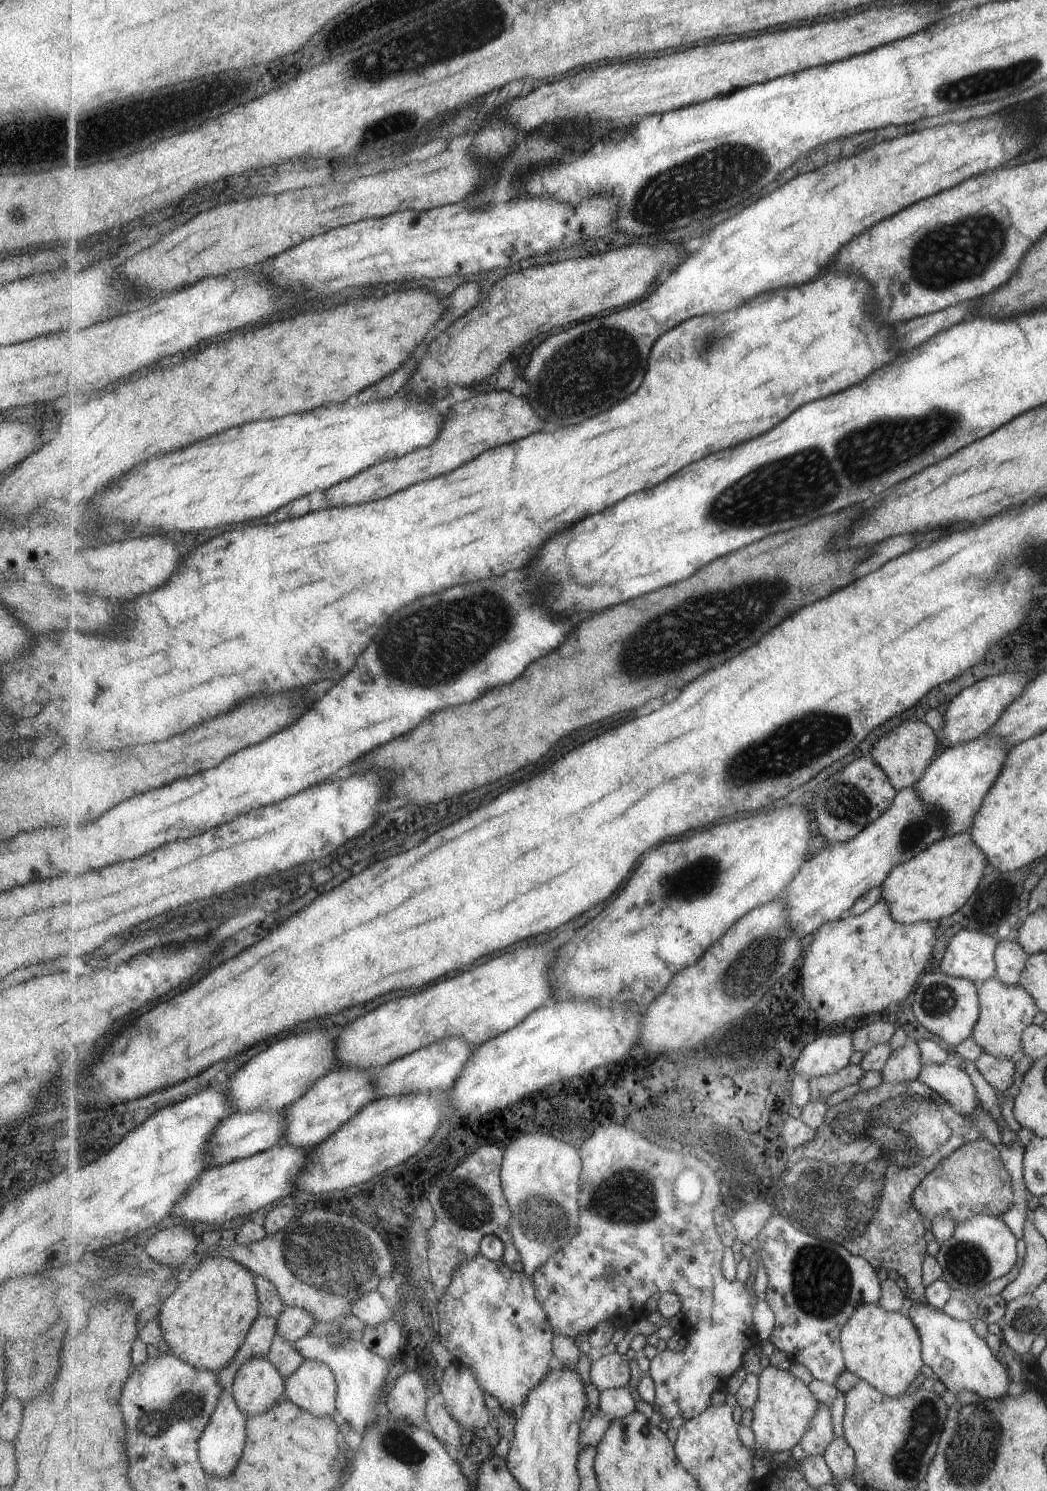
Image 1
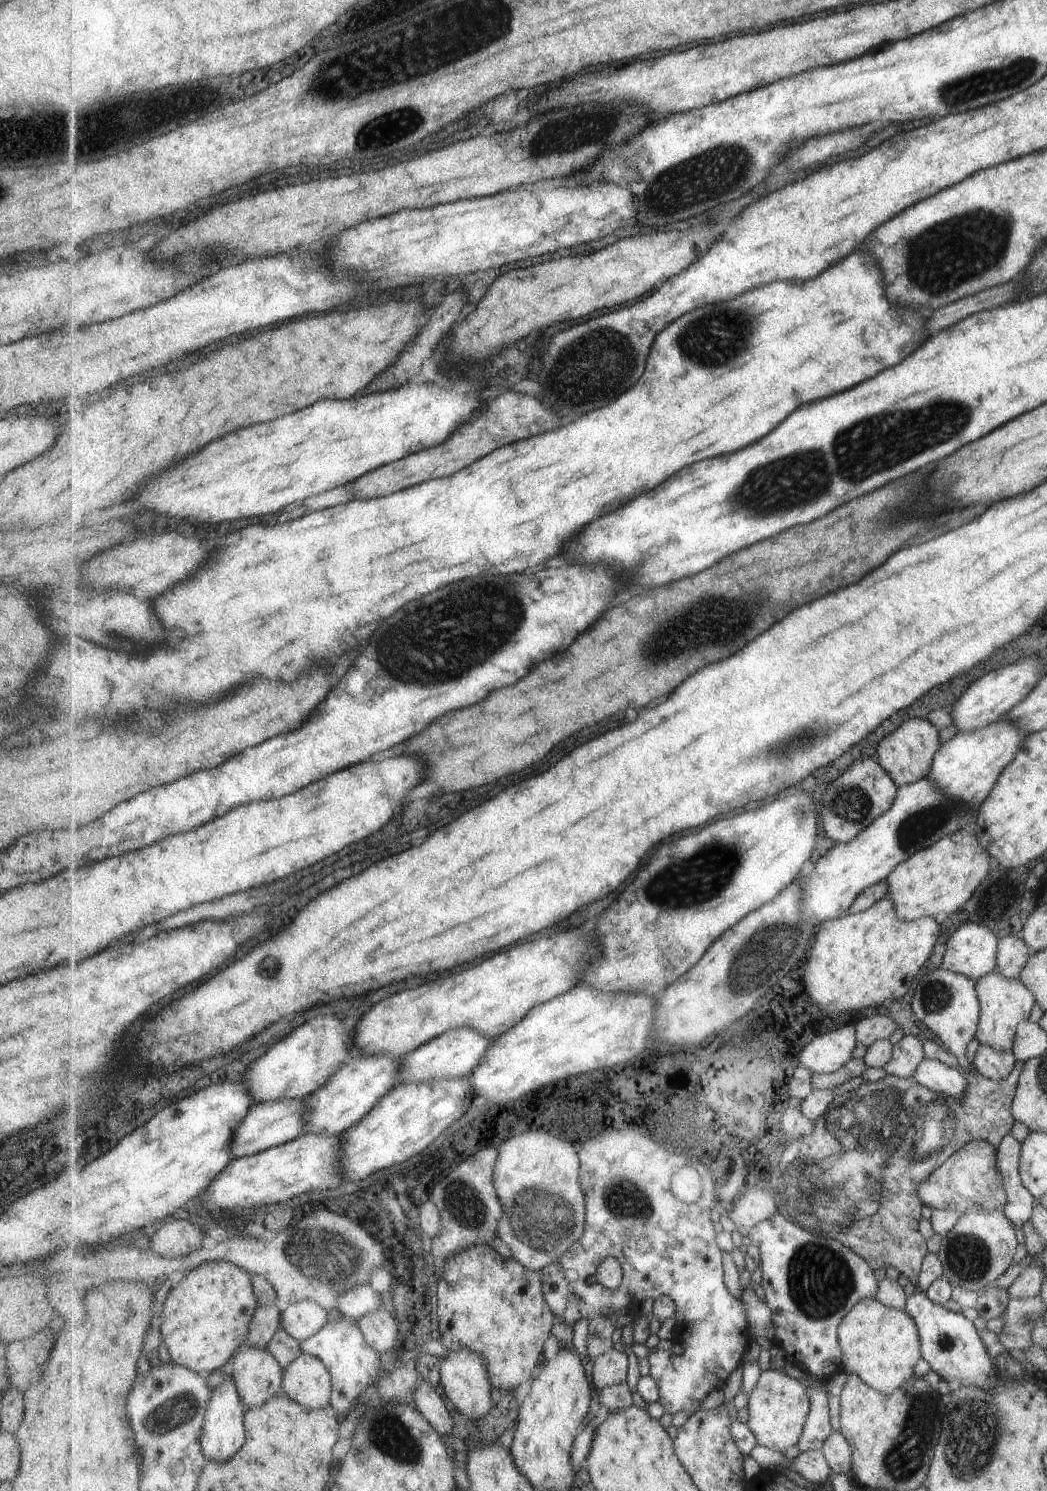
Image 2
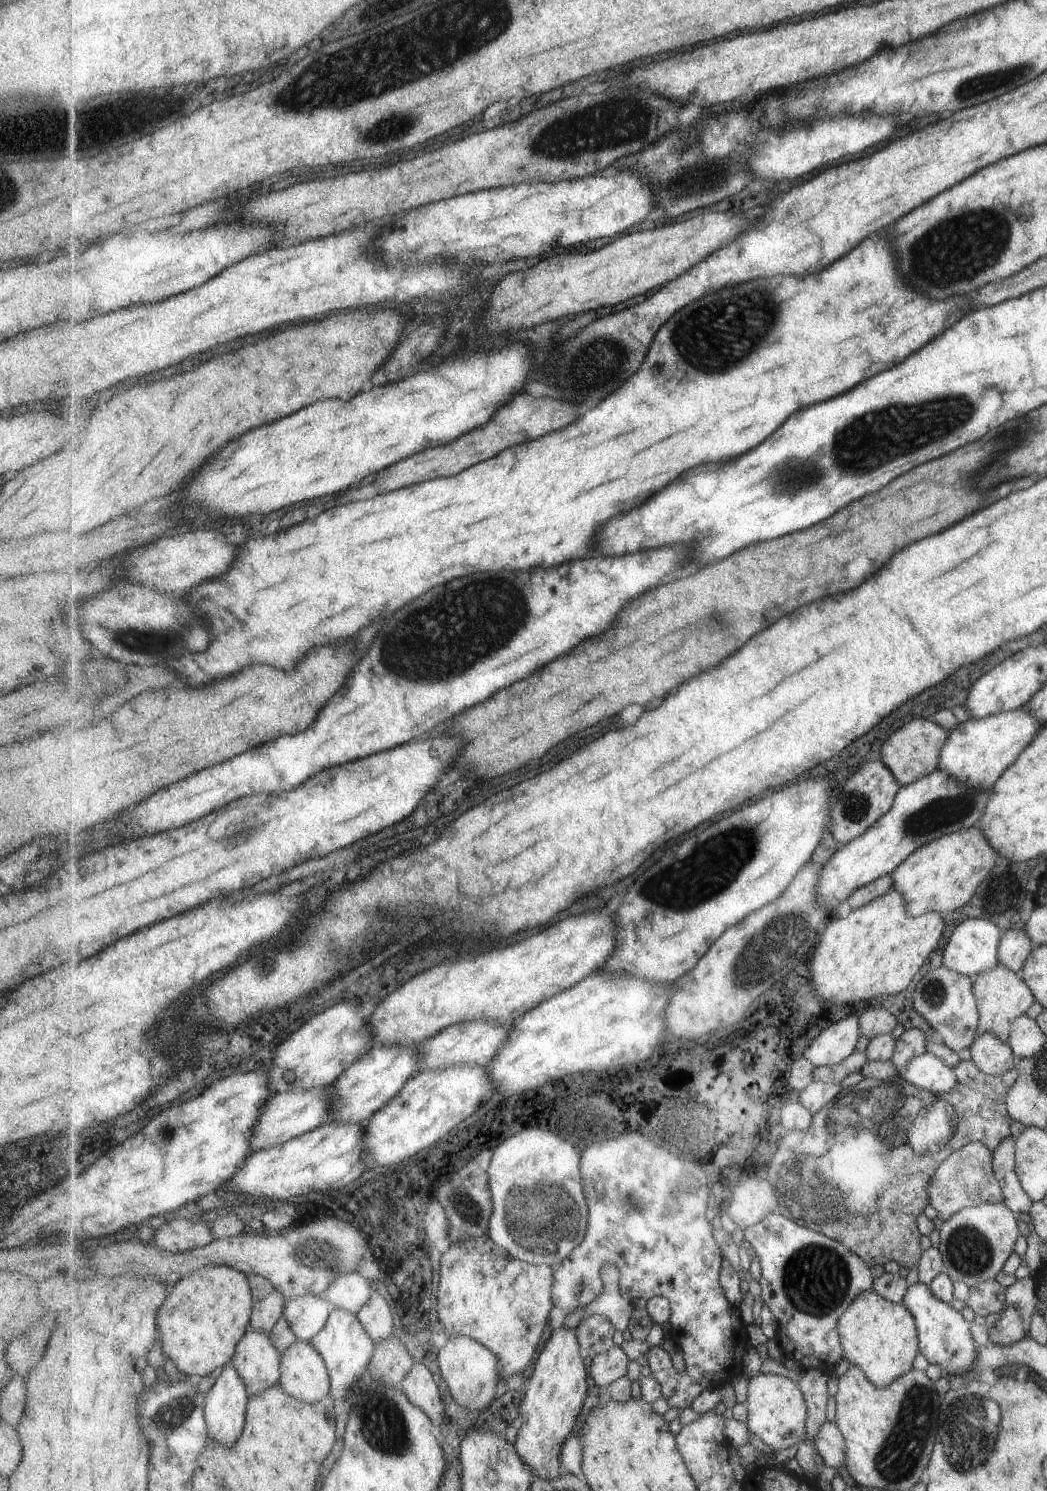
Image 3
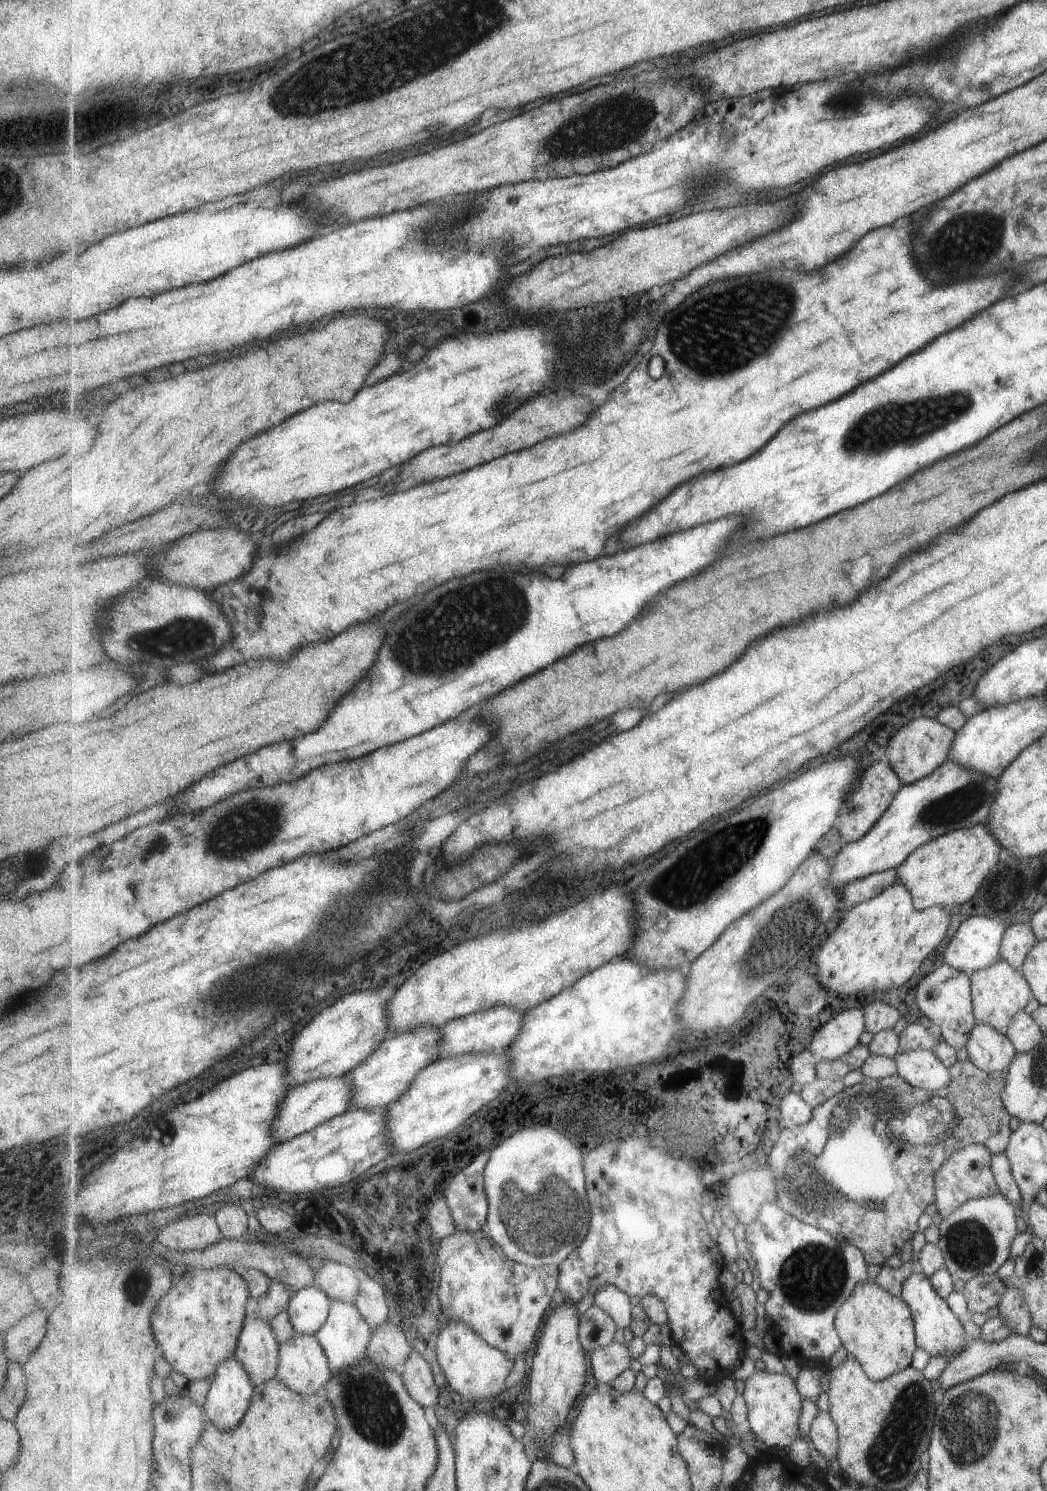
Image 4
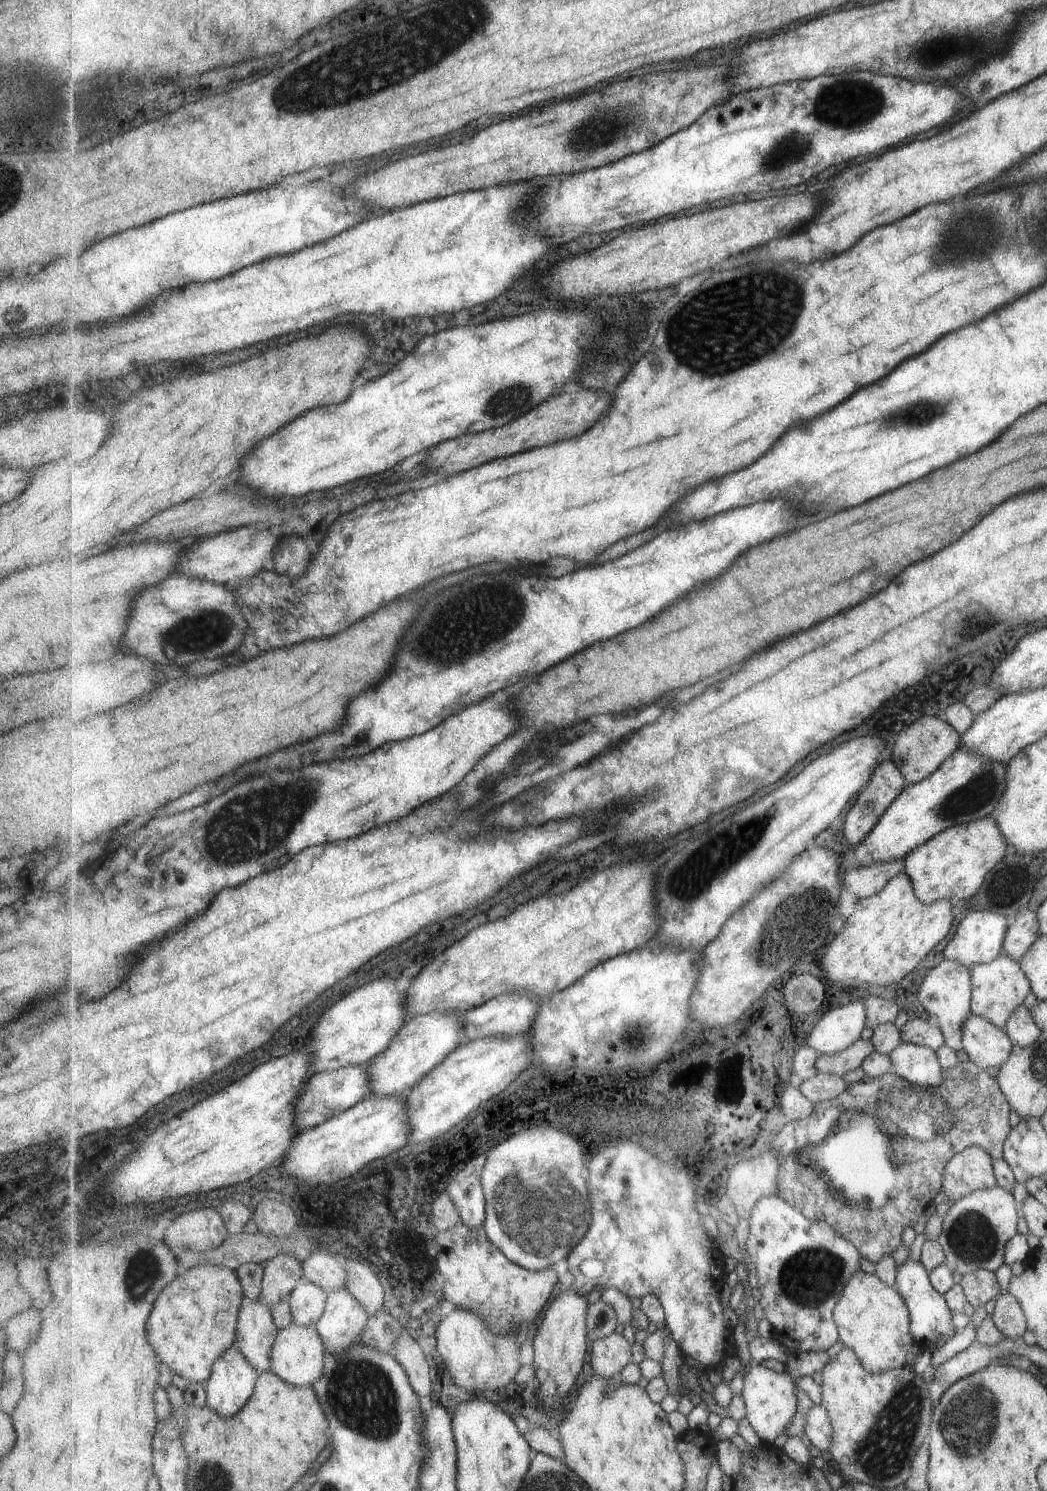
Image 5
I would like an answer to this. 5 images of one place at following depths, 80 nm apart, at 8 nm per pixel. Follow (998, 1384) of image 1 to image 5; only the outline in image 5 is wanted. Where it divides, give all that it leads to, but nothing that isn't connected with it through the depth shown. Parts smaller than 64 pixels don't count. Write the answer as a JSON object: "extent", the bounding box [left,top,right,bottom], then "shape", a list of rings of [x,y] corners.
{"extent":[894,1262,957,1349],"shape":[[[904,1262],[896,1269],[894,1288],[906,1301],[910,1317],[910,1334],[914,1335],[917,1345],[926,1349],[931,1349],[933,1342],[943,1338],[944,1341],[950,1339],[957,1329],[951,1323],[952,1308],[942,1294],[931,1286],[929,1272],[920,1262]]]}

